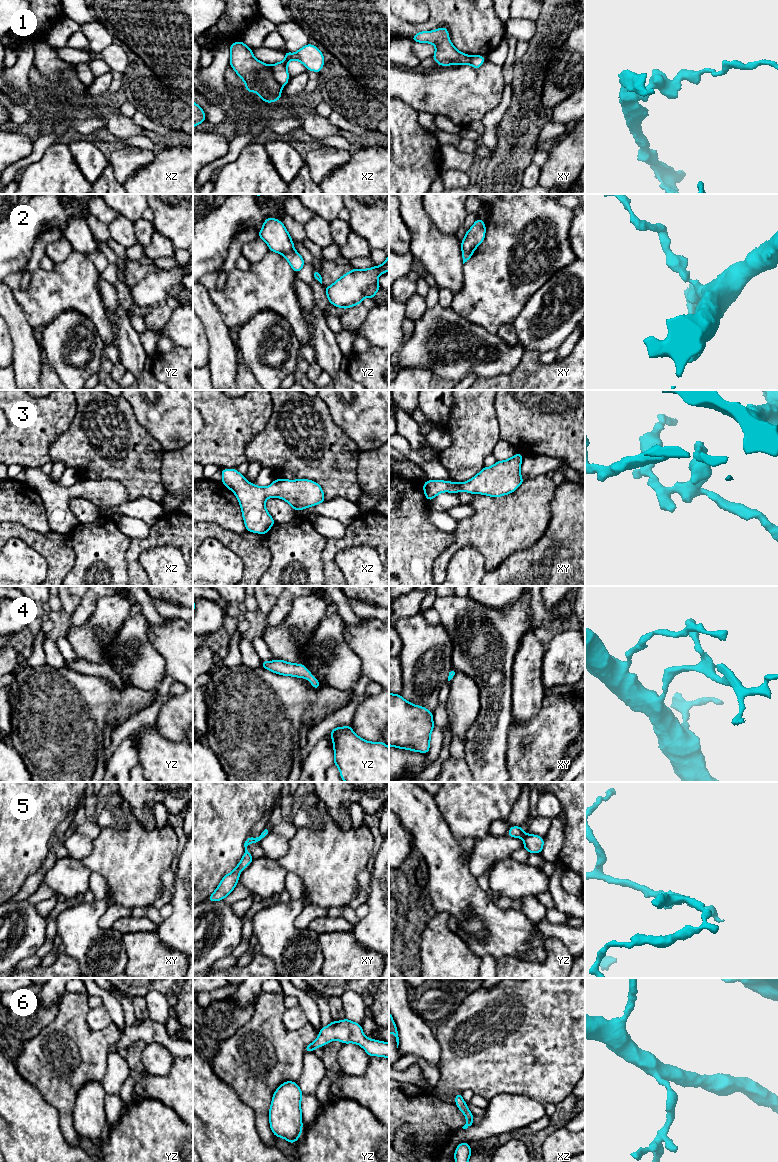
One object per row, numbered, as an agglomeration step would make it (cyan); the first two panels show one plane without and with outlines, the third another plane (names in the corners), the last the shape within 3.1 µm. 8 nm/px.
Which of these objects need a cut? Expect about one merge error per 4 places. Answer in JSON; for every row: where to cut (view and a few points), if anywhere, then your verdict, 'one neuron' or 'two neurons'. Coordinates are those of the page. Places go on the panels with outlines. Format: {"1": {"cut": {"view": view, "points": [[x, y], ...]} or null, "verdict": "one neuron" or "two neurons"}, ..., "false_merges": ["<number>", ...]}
{"1": {"cut": {"view": "xz", "points": [[270, 66], [274, 79], [282, 86]]}, "verdict": "two neurons"}, "2": {"cut": {"view": "yz", "points": [[293, 248], [283, 254]]}, "verdict": "two neurons"}, "3": {"cut": null, "verdict": "one neuron"}, "4": {"cut": null, "verdict": "one neuron"}, "5": {"cut": null, "verdict": "one neuron"}, "6": {"cut": null, "verdict": "one neuron"}, "false_merges": ["1", "2"]}

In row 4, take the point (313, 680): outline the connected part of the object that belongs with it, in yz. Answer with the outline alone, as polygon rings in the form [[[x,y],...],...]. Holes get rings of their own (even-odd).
[[[278,659],[274,661],[262,661],[261,666],[271,672],[308,679],[314,689],[320,688],[320,683],[303,664],[289,663]]]

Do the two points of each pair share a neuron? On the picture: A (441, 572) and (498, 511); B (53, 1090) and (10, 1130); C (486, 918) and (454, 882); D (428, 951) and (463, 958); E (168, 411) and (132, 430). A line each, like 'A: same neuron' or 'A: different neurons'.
A: same neuron
B: different neurons
C: same neuron
D: same neuron
E: different neurons

